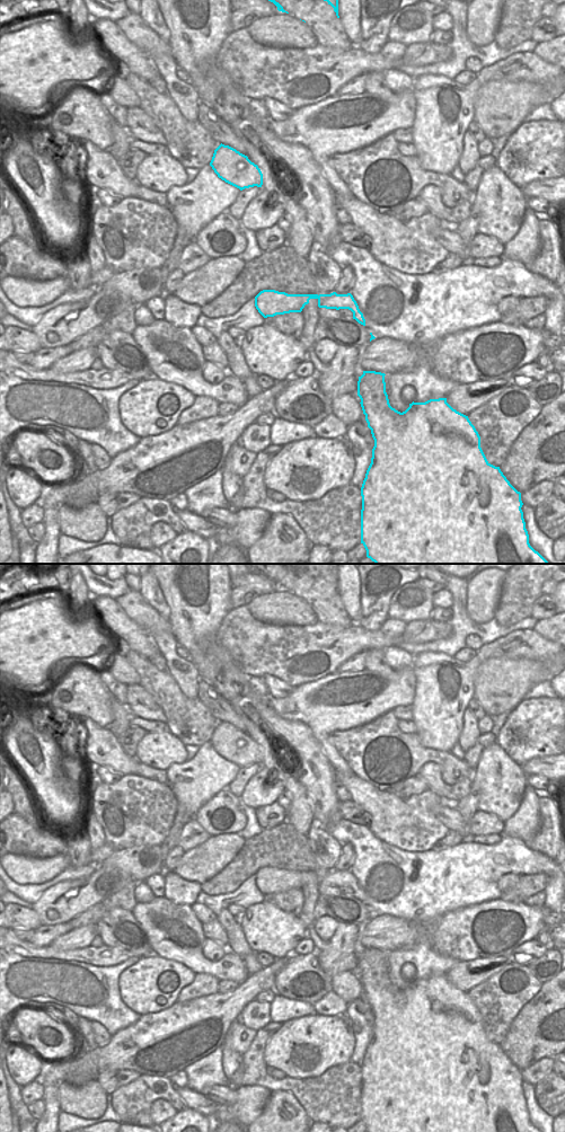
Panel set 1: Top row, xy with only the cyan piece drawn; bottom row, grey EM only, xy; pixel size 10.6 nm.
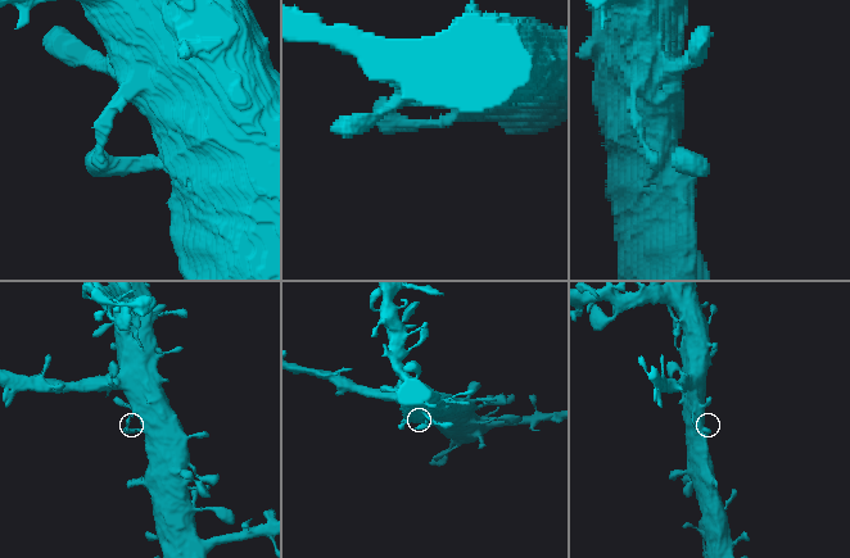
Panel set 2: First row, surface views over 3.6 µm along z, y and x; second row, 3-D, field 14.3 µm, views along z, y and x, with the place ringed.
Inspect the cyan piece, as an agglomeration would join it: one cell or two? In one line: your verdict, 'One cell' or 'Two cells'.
One cell

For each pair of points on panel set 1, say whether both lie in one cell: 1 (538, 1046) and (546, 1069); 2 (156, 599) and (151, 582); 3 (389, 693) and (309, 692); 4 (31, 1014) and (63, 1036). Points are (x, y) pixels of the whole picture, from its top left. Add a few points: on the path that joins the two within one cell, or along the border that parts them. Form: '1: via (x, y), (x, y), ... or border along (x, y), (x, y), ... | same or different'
1: border along (553, 1057), (539, 1059), (521, 1070) | different
2: via (152, 594), (151, 586) | same
3: via (368, 706), (324, 705) | same
4: via (40, 1023), (43, 1026), (56, 1028) | same

